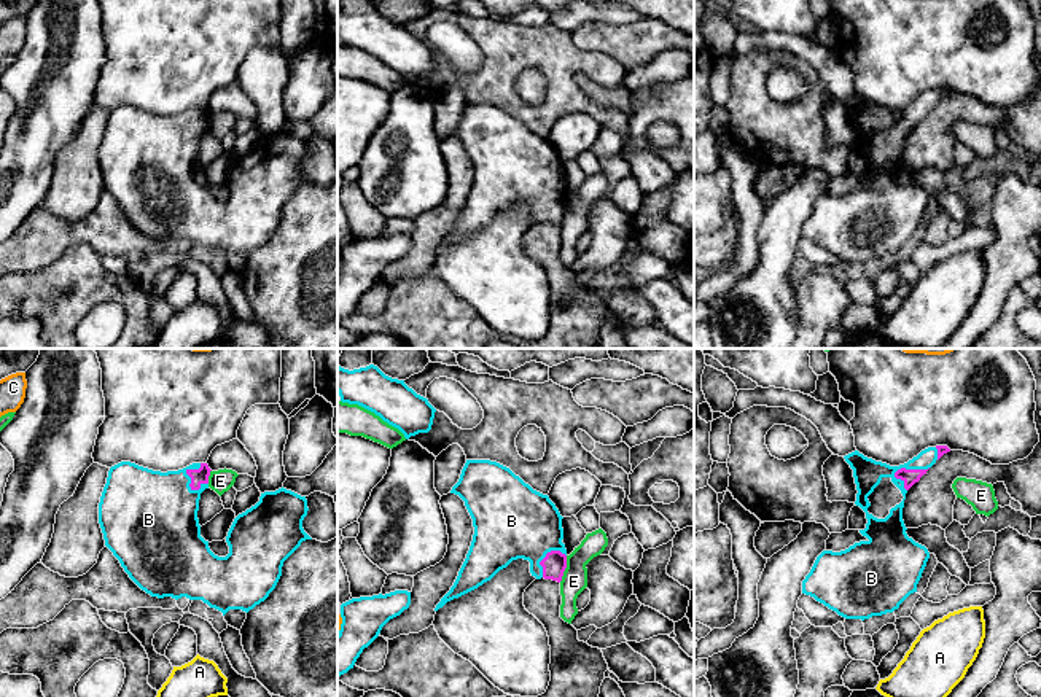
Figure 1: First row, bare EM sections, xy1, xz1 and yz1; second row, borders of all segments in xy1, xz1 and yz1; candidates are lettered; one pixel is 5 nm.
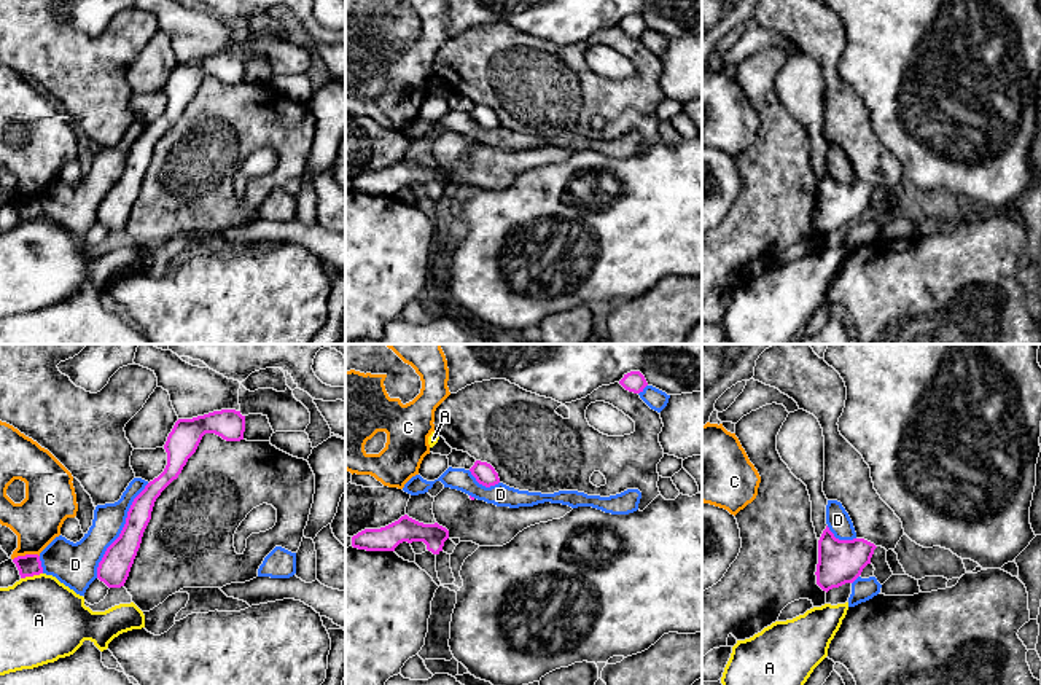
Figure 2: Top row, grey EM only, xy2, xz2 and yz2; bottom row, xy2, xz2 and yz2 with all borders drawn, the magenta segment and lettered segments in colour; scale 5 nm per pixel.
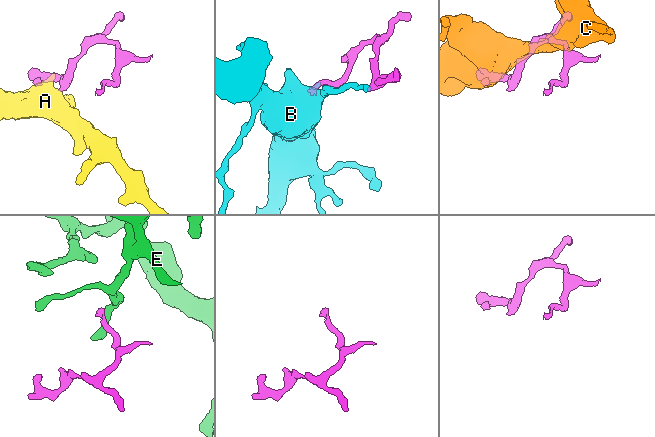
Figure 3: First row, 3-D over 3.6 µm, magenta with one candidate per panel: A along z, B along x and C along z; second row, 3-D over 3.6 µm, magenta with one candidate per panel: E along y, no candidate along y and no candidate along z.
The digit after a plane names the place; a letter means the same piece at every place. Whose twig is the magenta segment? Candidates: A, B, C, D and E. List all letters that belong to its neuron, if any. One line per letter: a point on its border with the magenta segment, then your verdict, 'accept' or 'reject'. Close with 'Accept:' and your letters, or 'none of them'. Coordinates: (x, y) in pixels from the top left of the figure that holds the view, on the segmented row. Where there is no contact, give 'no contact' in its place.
A: xy2 (31, 575) | reject
B: xy1 (187, 473) | accept
C: xy2 (26, 555) | reject
D: xy2 (121, 531) | reject
E: xz1 (564, 568) | reject
Accept: B

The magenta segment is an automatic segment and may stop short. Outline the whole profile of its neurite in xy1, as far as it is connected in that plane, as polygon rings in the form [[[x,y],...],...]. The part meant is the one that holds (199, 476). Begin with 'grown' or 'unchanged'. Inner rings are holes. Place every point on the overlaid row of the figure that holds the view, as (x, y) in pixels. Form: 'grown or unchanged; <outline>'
grown; [[[121,461],[108,471],[99,503],[99,524],[105,546],[119,560],[129,578],[151,597],[202,600],[210,608],[221,611],[223,616],[229,609],[248,613],[275,589],[282,576],[283,562],[302,541],[312,539],[302,528],[302,520],[309,511],[307,500],[283,487],[261,493],[255,506],[234,519],[226,536],[229,554],[218,557],[210,551],[209,541],[201,536],[197,519],[201,493],[209,489],[210,471],[207,463],[193,463],[178,471],[161,473],[131,461]]]

